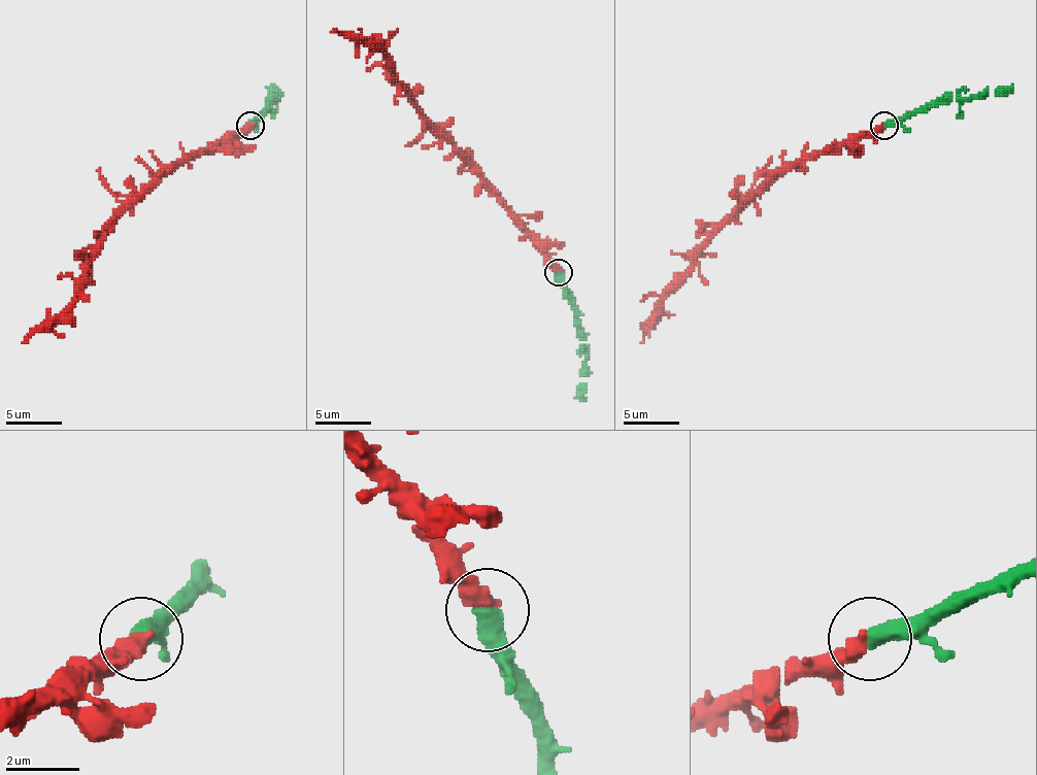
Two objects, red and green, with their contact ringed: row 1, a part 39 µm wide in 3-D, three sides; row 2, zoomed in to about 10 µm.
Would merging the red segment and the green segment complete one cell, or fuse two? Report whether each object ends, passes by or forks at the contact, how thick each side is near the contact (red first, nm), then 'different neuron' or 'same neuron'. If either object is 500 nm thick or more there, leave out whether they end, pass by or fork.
calibres 500 and 500 nm; same neuron

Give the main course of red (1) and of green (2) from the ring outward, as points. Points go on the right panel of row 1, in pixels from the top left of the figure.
1: (882, 126), (791, 162), (727, 223), (696, 259), (693, 270), (660, 303), (643, 342)
2: (884, 126), (893, 126), (924, 109), (937, 106), (951, 95), (979, 98), (988, 90), (1007, 90), (1012, 85)

